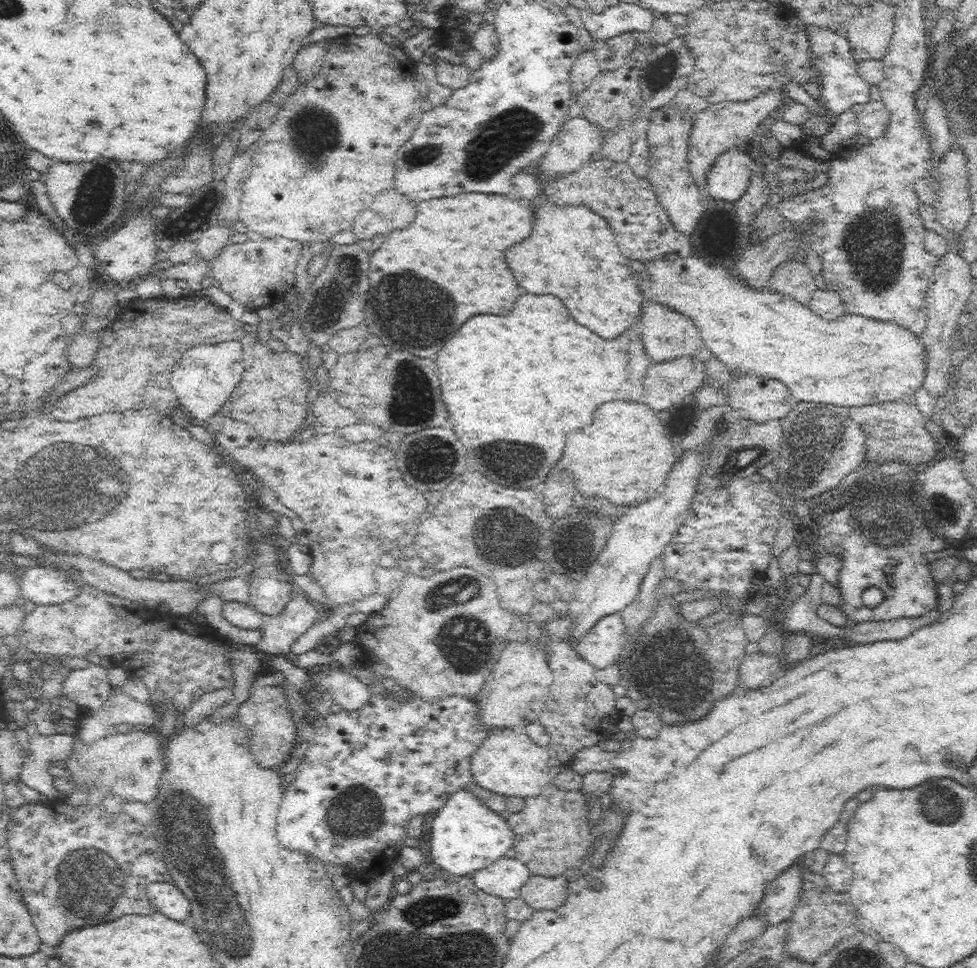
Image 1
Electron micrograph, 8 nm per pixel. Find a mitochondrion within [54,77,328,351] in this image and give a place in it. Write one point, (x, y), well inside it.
(97, 196)

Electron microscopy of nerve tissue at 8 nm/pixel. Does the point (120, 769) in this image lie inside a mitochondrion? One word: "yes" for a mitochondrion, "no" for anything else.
yes

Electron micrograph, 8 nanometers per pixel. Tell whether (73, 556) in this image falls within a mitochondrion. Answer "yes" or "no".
no

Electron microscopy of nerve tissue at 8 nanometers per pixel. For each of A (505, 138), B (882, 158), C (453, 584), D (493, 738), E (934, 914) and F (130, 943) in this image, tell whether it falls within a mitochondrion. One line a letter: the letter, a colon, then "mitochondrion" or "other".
A: mitochondrion
B: other
C: mitochondrion
D: other
E: other
F: other

